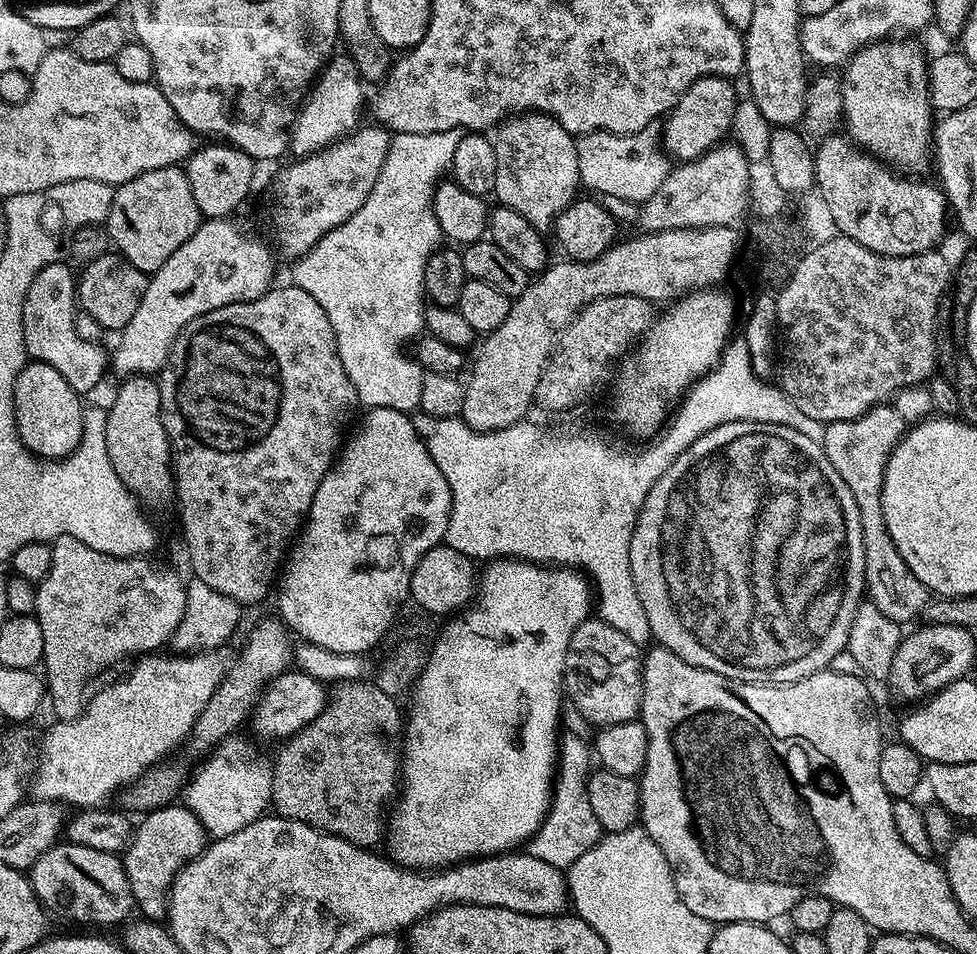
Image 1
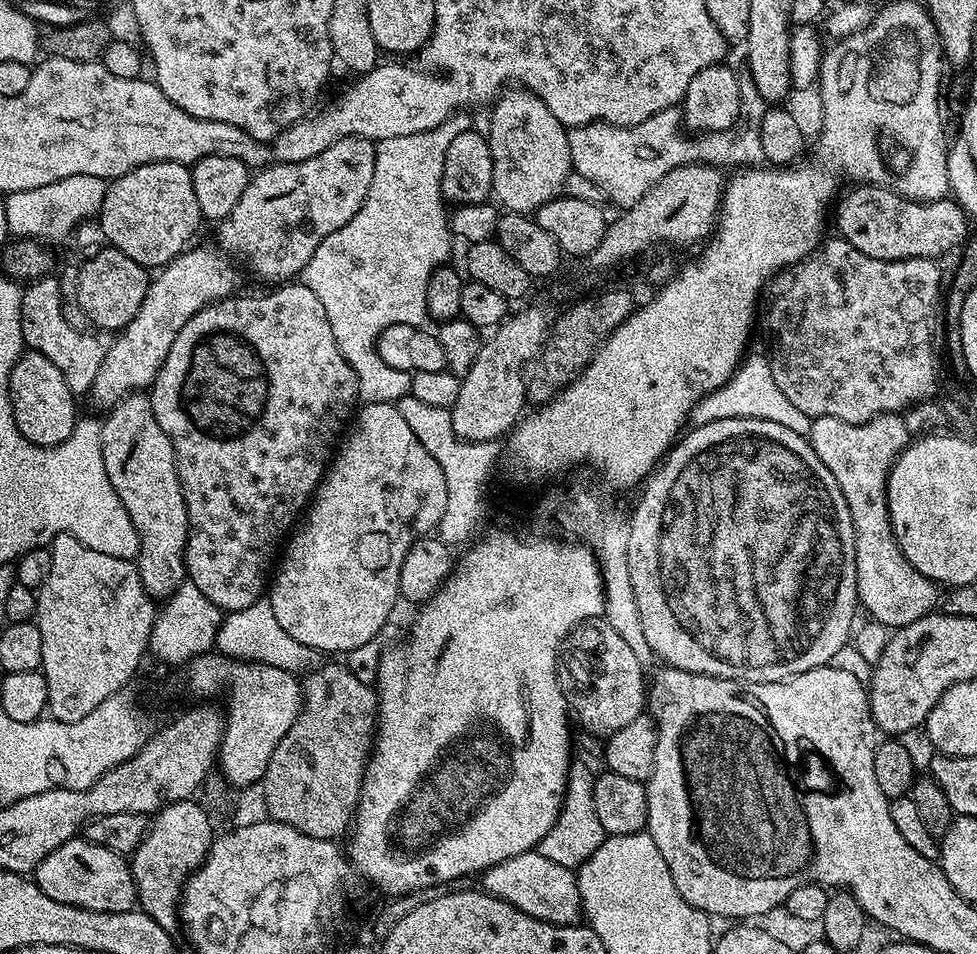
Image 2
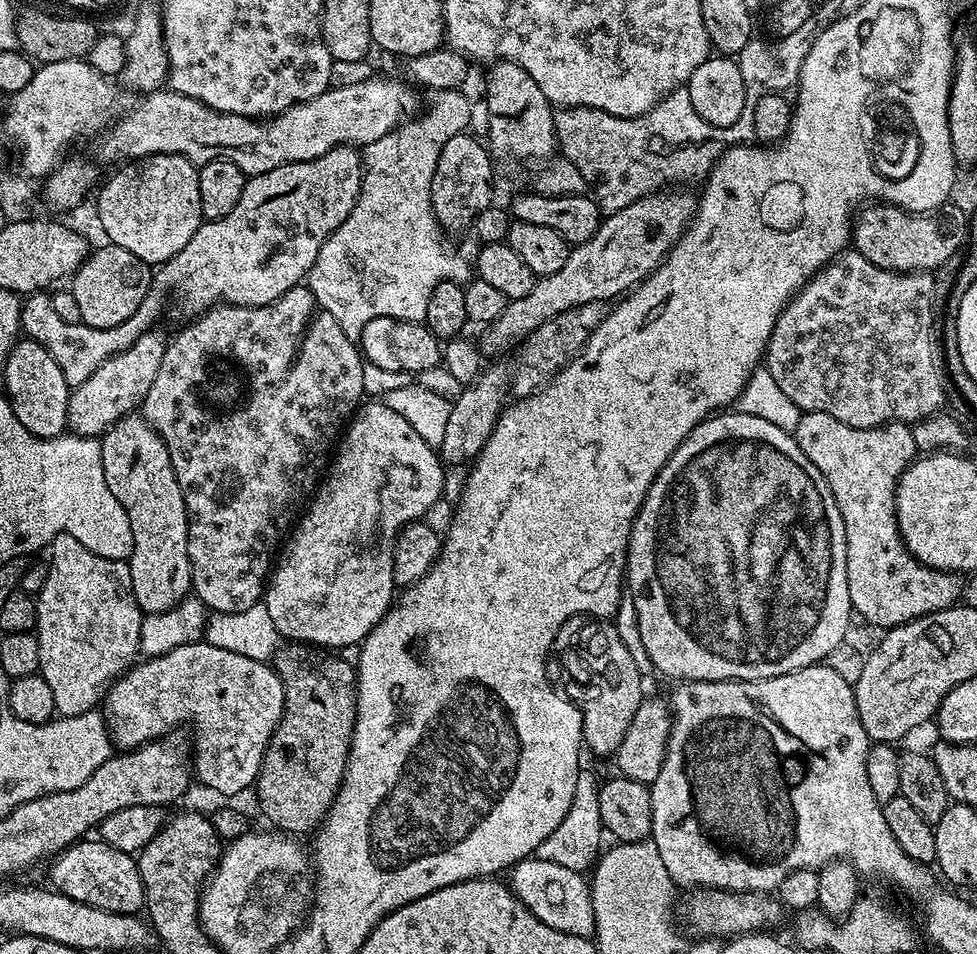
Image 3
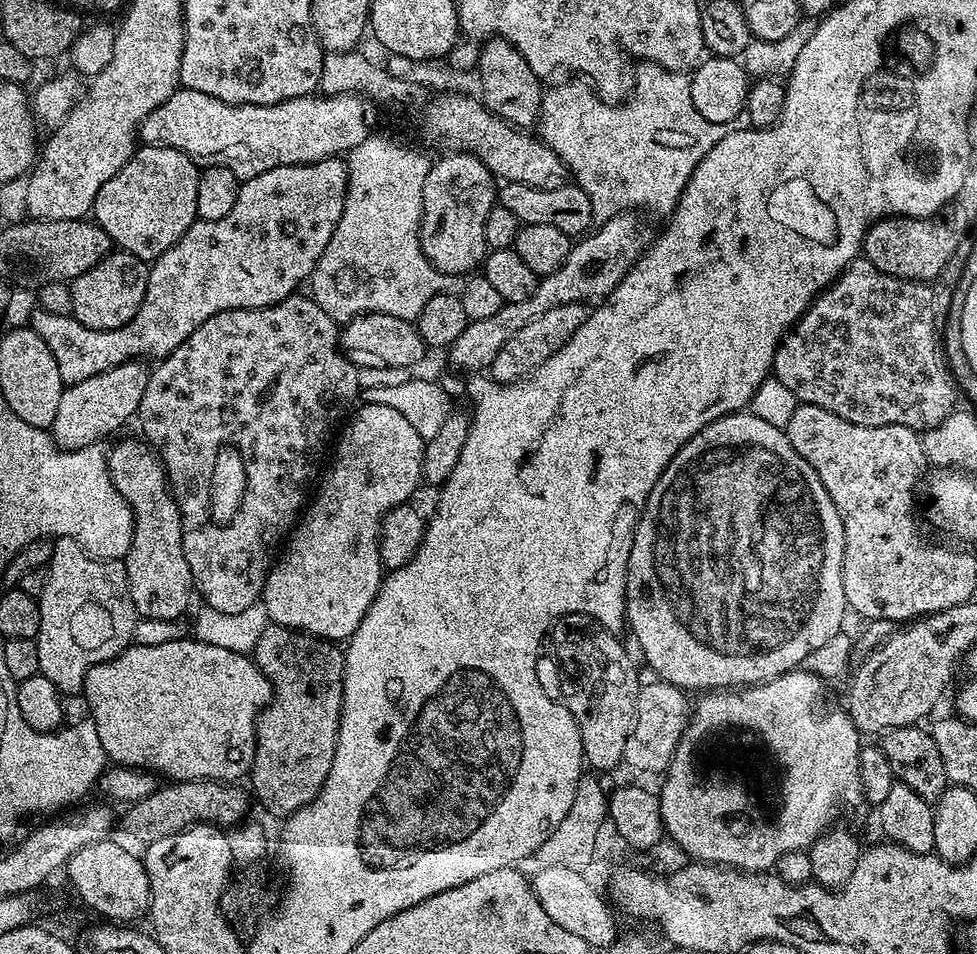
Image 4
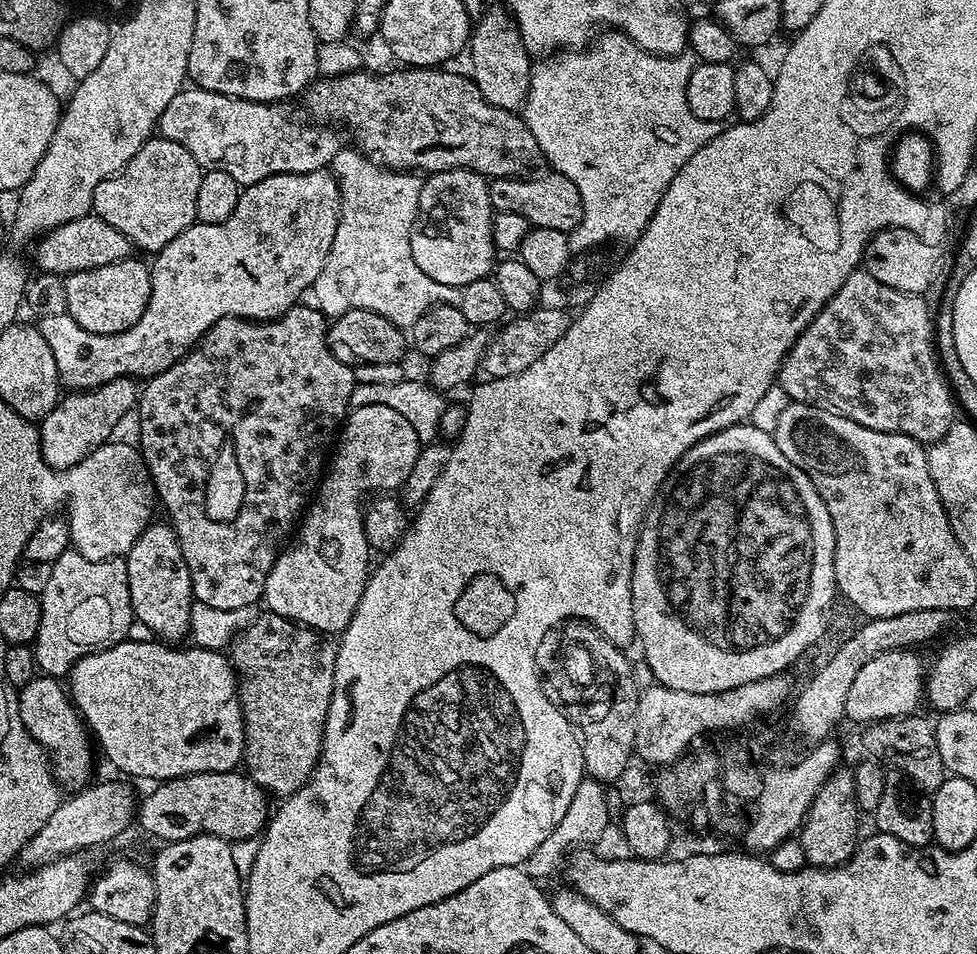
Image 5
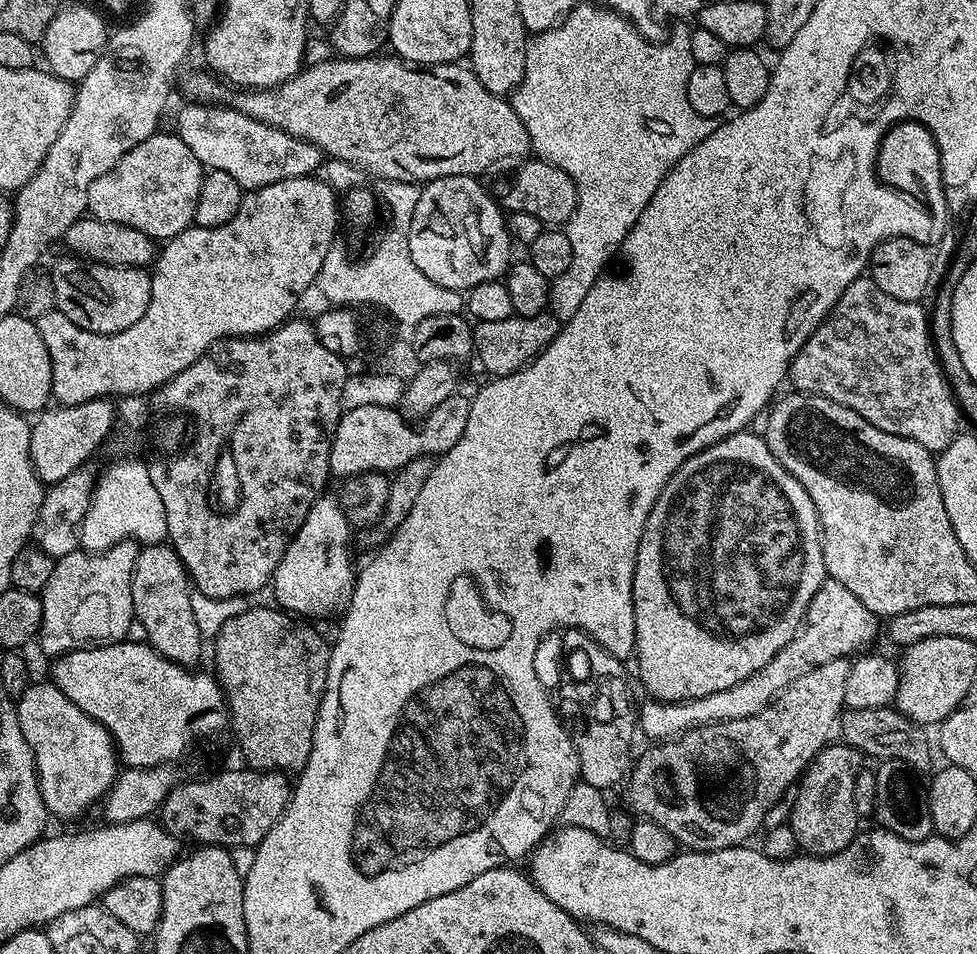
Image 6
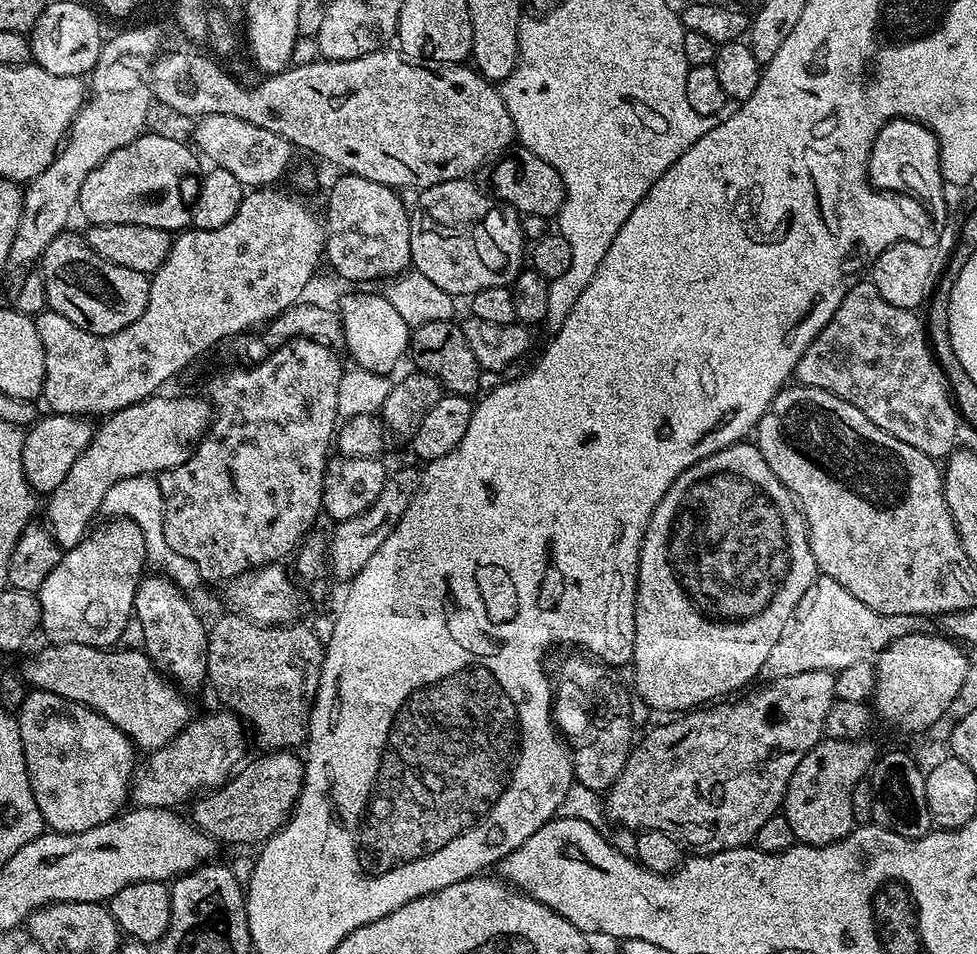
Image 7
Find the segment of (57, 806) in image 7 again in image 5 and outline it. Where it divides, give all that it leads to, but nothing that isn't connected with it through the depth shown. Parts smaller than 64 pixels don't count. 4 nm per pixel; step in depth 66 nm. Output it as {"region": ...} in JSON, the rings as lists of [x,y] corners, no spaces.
{"region":[[[38,674],[30,682],[26,682],[24,688],[19,689],[18,699],[22,728],[25,728],[36,739],[37,745],[48,753],[52,775],[55,776],[57,784],[64,790],[79,790],[85,787],[93,779],[94,744],[84,717],[77,712],[65,685],[59,679]]]}

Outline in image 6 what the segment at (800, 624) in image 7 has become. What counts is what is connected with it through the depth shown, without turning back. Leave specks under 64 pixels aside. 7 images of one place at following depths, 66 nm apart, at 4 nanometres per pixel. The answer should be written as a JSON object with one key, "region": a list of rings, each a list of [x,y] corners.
{"region":[[[825,579],[818,594],[812,596],[808,613],[804,615],[804,623],[800,625],[799,632],[779,654],[770,658],[770,662],[766,662],[766,666],[762,666],[762,670],[754,670],[754,674],[750,674],[750,678],[738,682],[738,686],[730,686],[730,690],[718,690],[718,694],[706,694],[706,698],[671,702],[649,699],[648,704],[642,705],[641,708],[639,705],[638,708],[639,731],[645,732],[650,738],[649,741],[663,742],[681,736],[683,732],[689,732],[691,728],[699,728],[702,724],[721,724],[730,722],[734,718],[750,718],[750,714],[758,714],[758,710],[771,704],[776,695],[782,690],[786,690],[786,686],[790,686],[798,678],[802,678],[802,674],[806,674],[811,668],[822,666],[827,660],[843,660],[863,653],[867,649],[864,647],[875,638],[879,628],[881,631],[882,624],[877,616],[870,610],[866,610],[866,606],[862,606],[862,602],[858,602],[858,598],[854,598],[854,594],[850,594],[850,590],[846,590],[846,586],[842,586],[842,582]]]}

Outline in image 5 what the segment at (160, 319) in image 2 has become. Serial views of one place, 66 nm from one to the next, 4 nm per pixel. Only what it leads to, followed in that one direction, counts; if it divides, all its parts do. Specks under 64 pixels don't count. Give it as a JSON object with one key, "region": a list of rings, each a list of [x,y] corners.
{"region":[[[119,376],[97,388],[72,390],[61,395],[60,400],[39,421],[42,458],[51,468],[72,468],[82,458],[109,443],[120,424],[120,419],[138,404],[138,384],[133,377]]]}

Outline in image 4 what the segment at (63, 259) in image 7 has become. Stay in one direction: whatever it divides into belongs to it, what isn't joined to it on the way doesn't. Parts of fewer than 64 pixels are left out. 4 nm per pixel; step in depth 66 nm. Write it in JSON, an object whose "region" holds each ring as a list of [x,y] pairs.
{"region":[[[123,250],[109,252],[98,266],[86,270],[78,279],[71,281],[70,287],[74,306],[72,315],[82,326],[94,330],[114,330],[121,328],[142,306],[142,298],[146,298],[149,265],[139,260],[134,254]]]}

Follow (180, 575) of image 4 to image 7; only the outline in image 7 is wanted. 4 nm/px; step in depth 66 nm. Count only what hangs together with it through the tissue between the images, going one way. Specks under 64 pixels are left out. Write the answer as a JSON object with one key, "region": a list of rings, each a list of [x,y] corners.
{"region":[[[163,574],[145,575],[134,594],[134,616],[142,622],[144,635],[143,651],[152,659],[153,666],[169,677],[177,688],[191,694],[195,688],[204,688],[208,678],[208,629],[205,617],[195,612],[187,596],[178,588],[176,582]]]}

